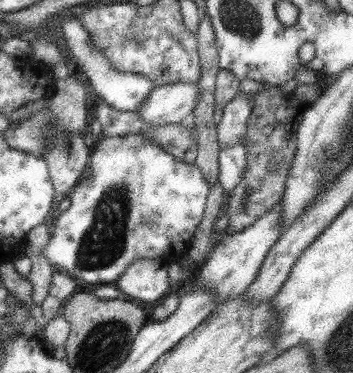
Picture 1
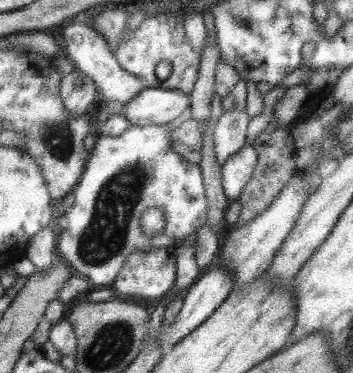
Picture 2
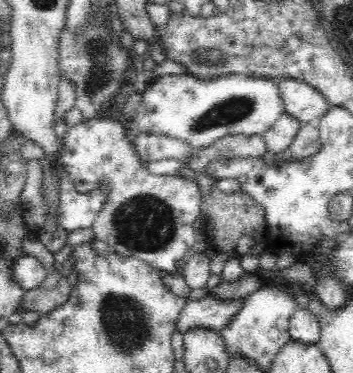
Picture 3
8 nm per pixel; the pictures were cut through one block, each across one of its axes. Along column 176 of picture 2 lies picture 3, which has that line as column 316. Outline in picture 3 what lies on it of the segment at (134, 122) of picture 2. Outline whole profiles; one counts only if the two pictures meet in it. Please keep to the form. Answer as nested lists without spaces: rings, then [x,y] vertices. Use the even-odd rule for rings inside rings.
[[[280,80],[278,90],[282,92],[284,112],[300,124],[310,124],[314,118],[322,118],[330,110],[326,98],[306,82]]]

